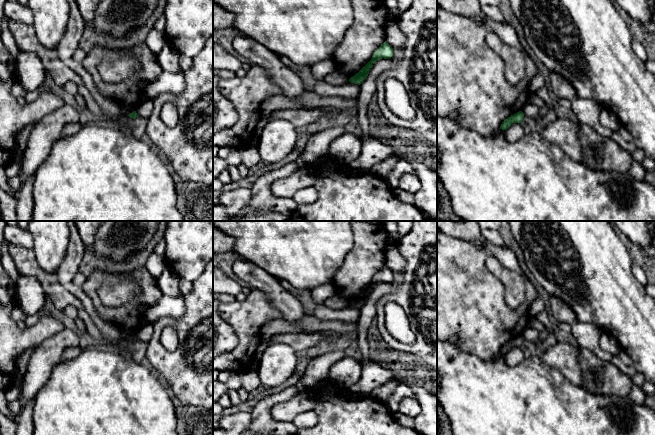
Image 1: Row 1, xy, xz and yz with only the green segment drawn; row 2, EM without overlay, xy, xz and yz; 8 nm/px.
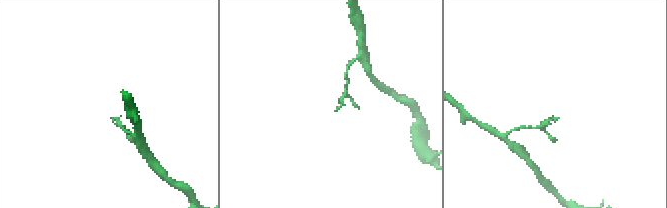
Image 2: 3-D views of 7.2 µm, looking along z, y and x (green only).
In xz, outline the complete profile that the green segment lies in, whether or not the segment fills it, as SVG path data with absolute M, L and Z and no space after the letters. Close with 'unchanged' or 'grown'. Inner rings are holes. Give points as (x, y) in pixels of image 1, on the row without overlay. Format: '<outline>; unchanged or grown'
M385 265L373 278L371 284L349 306L360 309L368 300L373 288L379 283L390 283L393 280L393 272Z; unchanged

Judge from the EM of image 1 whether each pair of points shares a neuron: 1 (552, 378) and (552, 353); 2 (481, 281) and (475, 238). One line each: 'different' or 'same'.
1: different
2: different

